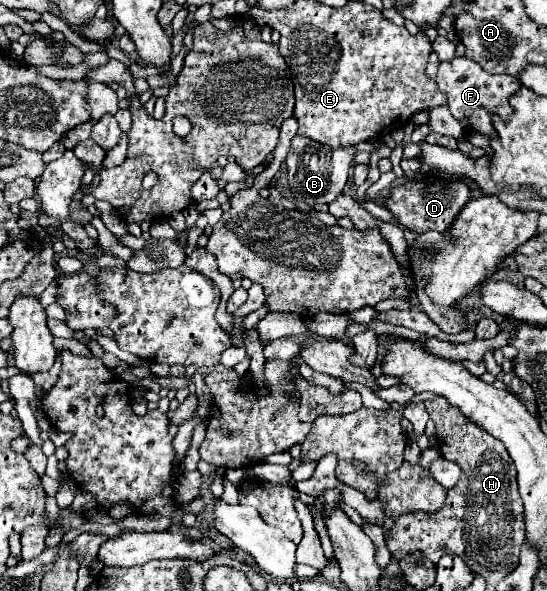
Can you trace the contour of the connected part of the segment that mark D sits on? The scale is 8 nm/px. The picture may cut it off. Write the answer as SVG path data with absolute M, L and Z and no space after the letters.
M422 173L402 185L390 187L384 207L392 213L392 217L396 221L400 221L402 227L406 227L414 233L438 231L438 233L450 235L450 227L454 225L458 211L470 201L470 197L472 197L472 193L464 179L446 179L444 175Z

